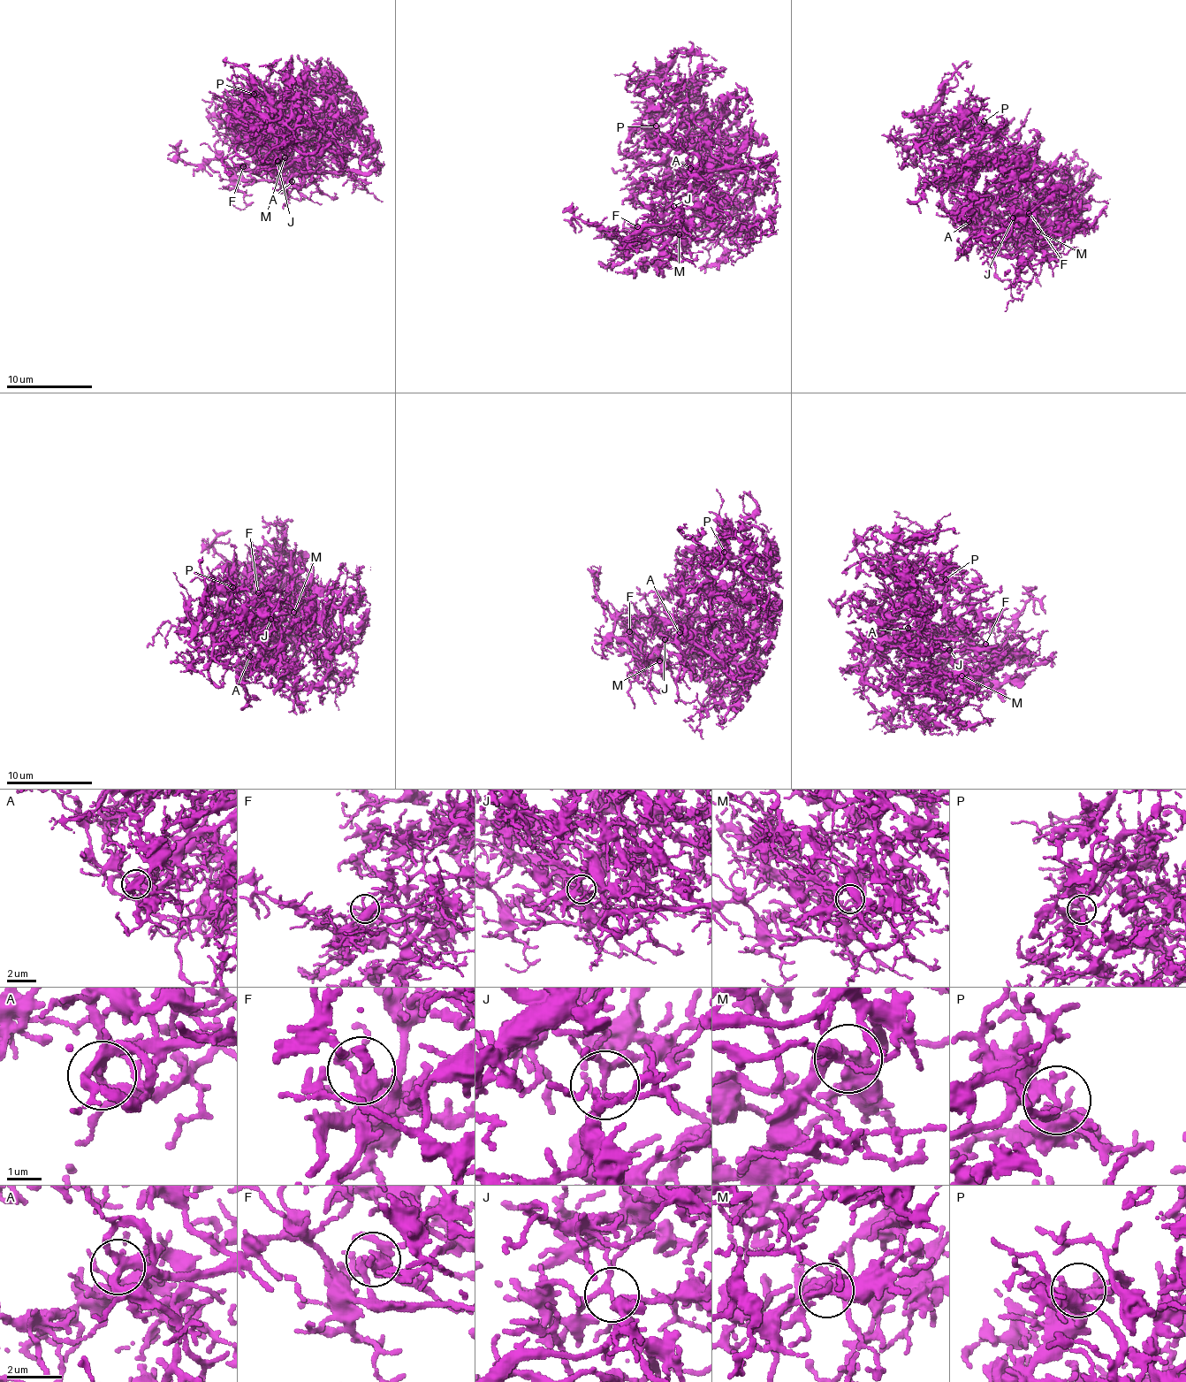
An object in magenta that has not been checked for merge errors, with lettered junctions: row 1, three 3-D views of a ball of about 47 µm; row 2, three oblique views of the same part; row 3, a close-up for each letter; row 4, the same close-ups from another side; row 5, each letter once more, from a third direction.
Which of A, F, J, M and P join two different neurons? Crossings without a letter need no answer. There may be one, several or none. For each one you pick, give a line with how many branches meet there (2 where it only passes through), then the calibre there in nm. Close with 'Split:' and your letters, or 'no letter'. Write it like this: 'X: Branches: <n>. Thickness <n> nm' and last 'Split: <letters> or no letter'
Split: no letter

